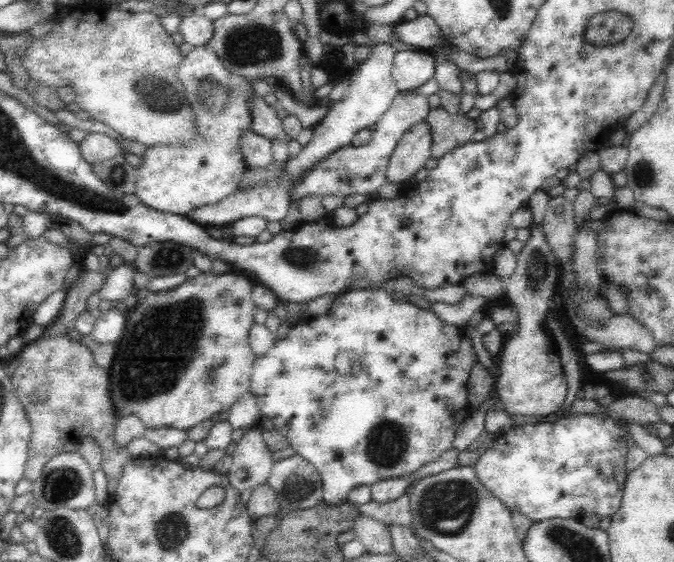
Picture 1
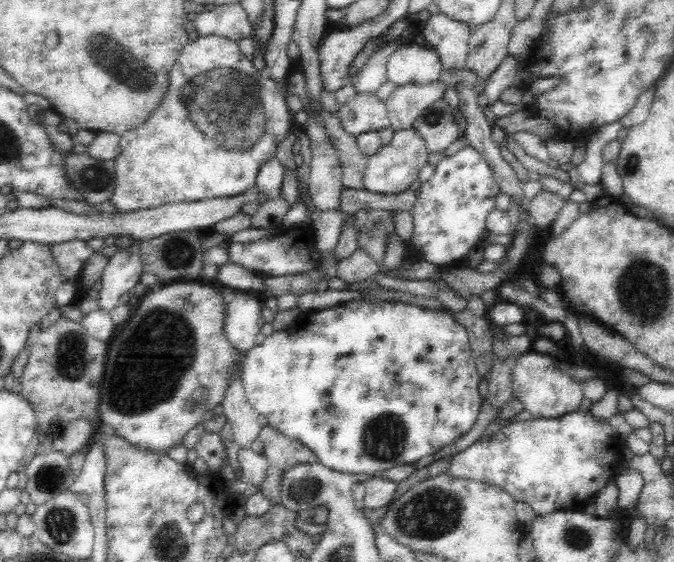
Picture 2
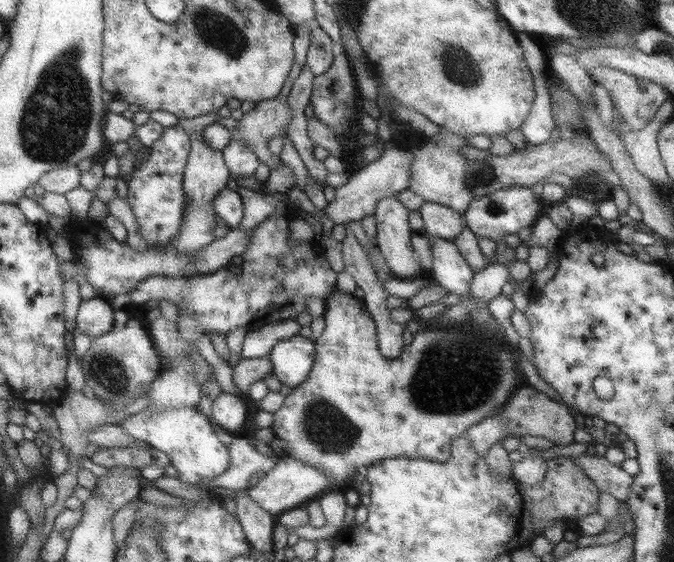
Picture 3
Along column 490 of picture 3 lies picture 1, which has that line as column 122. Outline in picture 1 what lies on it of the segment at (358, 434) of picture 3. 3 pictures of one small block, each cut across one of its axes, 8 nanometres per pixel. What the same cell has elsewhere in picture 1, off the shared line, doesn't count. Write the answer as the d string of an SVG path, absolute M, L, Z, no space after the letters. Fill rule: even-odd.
M204 272L196 277L187 278L186 281L179 286L166 291L150 292L145 298L139 300L137 305L130 309L127 314L127 323L124 330L124 336L121 336L118 342L118 352L114 356L112 368L110 368L110 391L112 398L112 406L116 410L118 417L129 414L140 417L140 421L144 424L144 428L162 428L170 427L178 430L187 431L189 428L196 426L203 420L210 419L213 414L230 410L238 400L250 390L250 376L252 372L252 364L257 356L252 352L248 344L248 334L250 334L250 326L254 324L254 315L252 310L257 308L256 303L252 301L252 281L250 276L244 274L234 274L234 272L224 272L224 274L212 274L212 272ZM214 370L212 379L208 378L210 371Z

